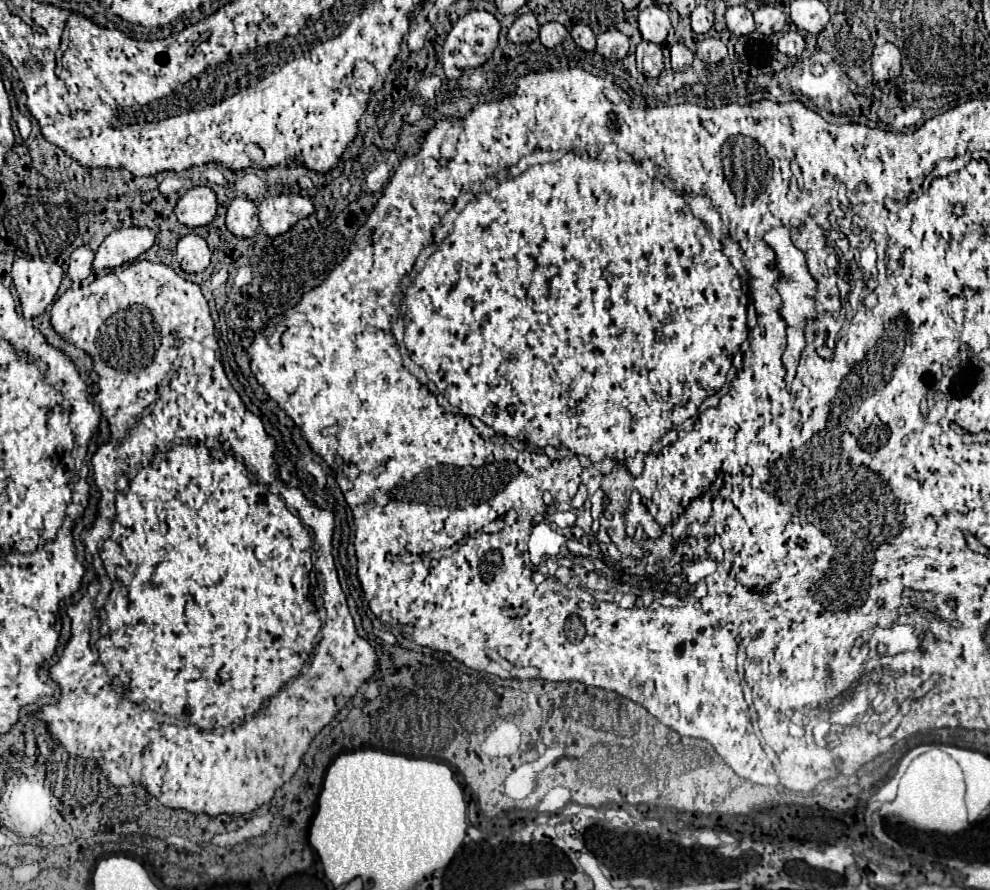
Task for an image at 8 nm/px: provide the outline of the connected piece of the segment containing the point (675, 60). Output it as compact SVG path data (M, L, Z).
M672 44L670 48L670 58L672 58L672 70L684 70L692 64L694 54L684 46L684 44Z

